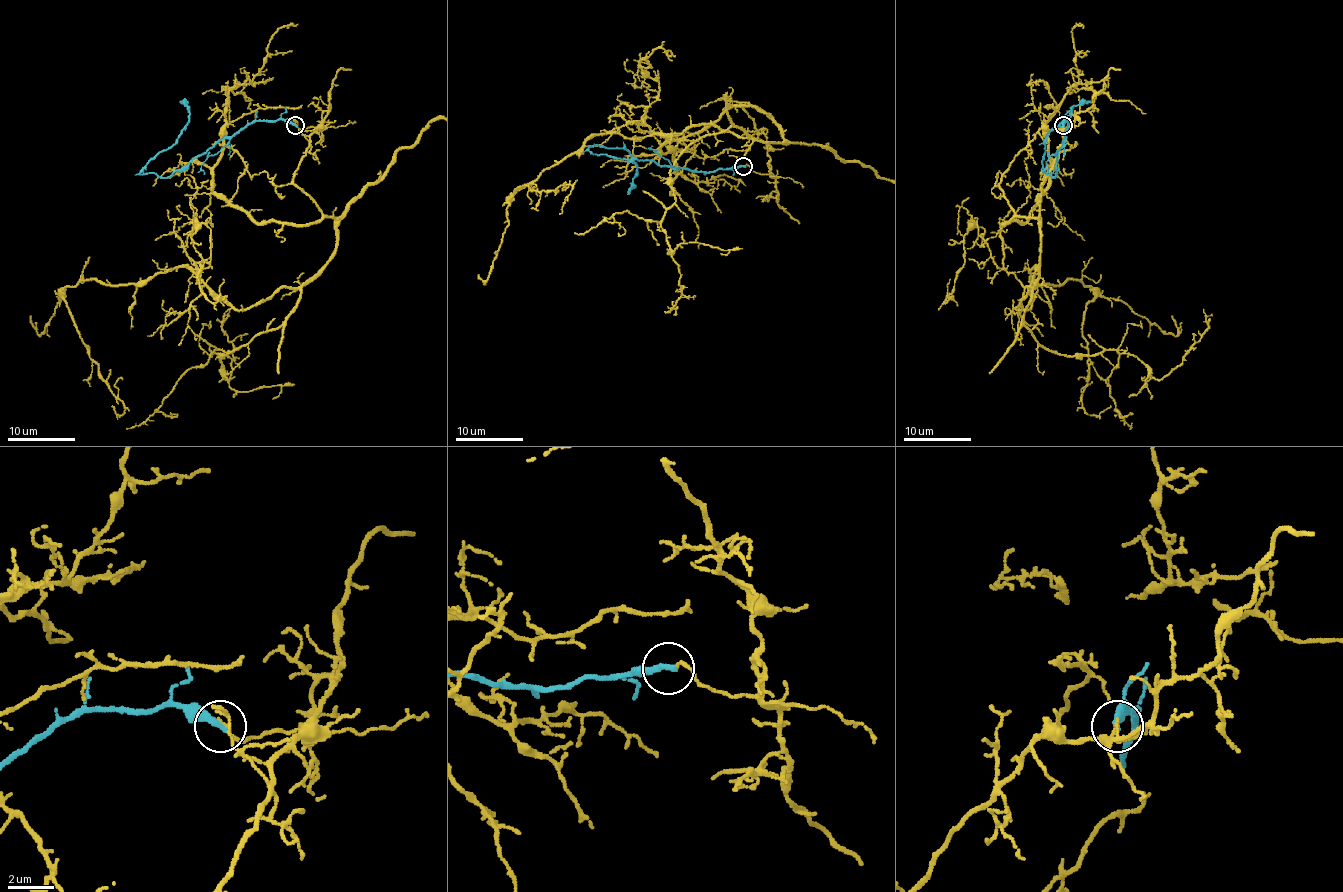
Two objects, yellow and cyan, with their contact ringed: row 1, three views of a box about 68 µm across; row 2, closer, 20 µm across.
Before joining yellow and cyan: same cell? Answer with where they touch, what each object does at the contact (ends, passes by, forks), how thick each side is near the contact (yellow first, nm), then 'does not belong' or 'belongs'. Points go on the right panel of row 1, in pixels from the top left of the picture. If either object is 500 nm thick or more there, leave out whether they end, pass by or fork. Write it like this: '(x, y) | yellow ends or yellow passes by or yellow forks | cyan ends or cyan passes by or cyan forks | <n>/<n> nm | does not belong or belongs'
(1063, 125) | yellow ends | cyan ends | 130/320 nm | does not belong

